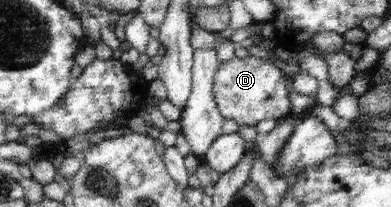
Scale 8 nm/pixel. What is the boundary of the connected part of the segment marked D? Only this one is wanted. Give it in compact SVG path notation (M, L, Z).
M254 56L246 59L234 59L230 63L224 63L218 67L214 79L214 98L218 104L220 114L226 119L234 119L240 125L253 125L262 119L285 119L290 116L292 104L288 99L288 81L286 74L275 64L266 60L260 60Z

